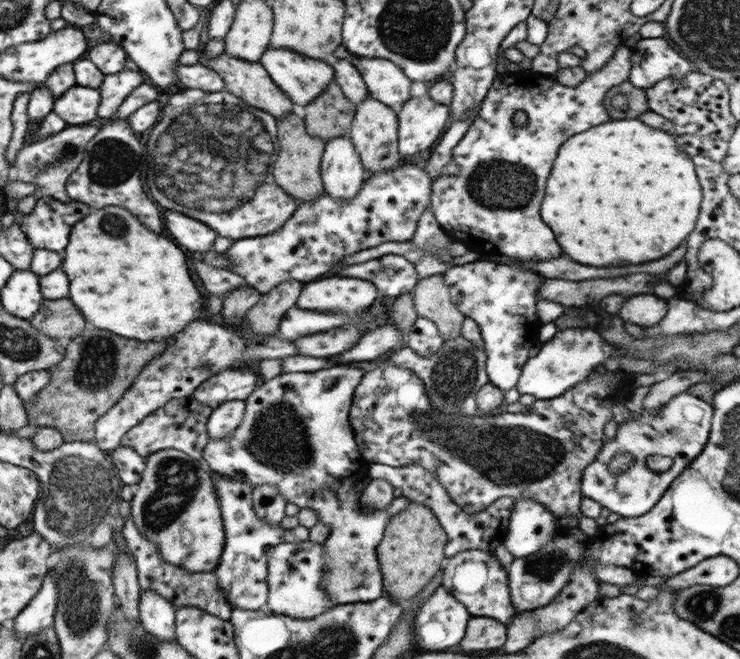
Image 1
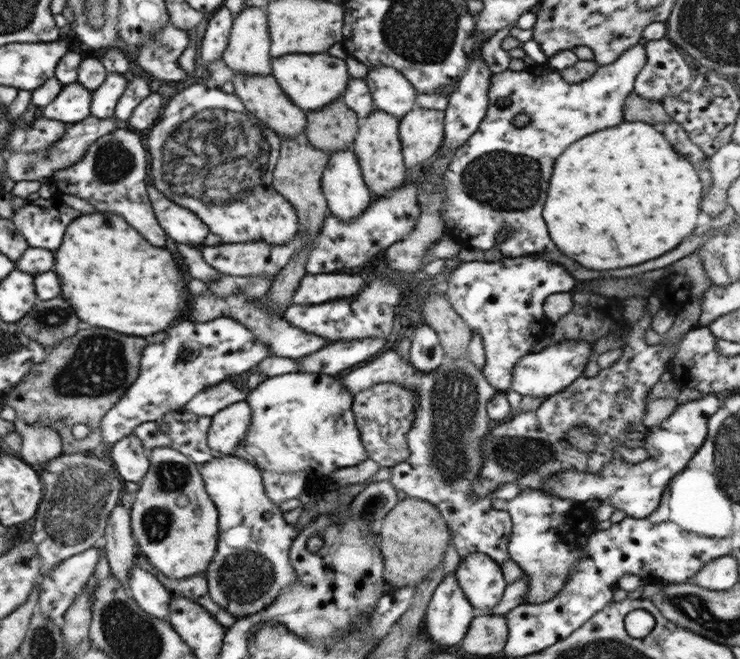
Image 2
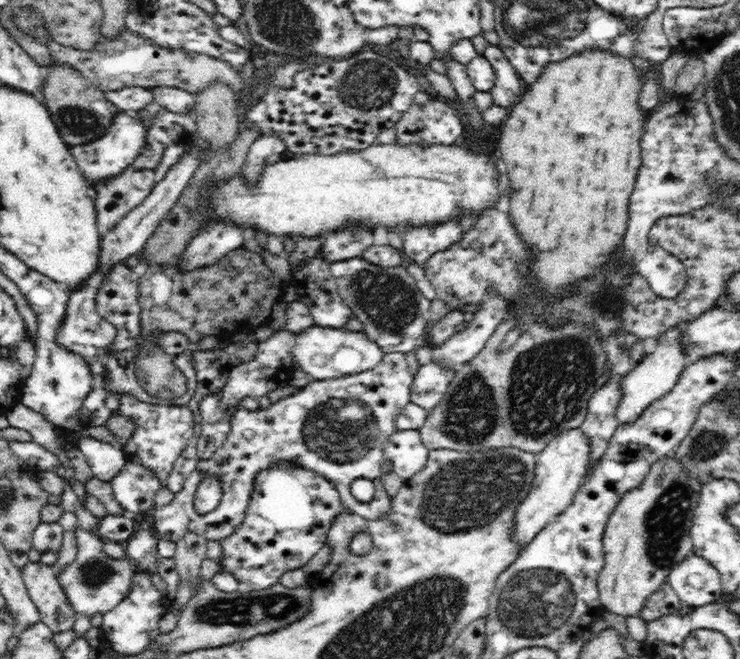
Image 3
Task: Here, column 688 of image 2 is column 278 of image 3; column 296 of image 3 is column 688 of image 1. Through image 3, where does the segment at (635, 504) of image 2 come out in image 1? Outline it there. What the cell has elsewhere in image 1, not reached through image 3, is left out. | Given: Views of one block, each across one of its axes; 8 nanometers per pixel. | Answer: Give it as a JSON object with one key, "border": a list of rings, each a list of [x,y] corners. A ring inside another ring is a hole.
{"border":[[[687,392],[673,396],[665,406],[657,410],[657,414],[649,414],[647,410],[631,414],[631,418],[617,428],[615,436],[611,440],[605,440],[605,444],[597,452],[597,458],[583,470],[579,482],[581,496],[595,500],[603,508],[619,514],[621,518],[637,518],[647,514],[669,490],[669,484],[703,452],[711,432],[711,418],[713,406]],[[623,452],[633,454],[633,464],[623,474],[609,472],[607,462],[615,454]],[[651,454],[669,456],[673,460],[673,466],[667,472],[651,472],[645,466],[645,458]]]}

